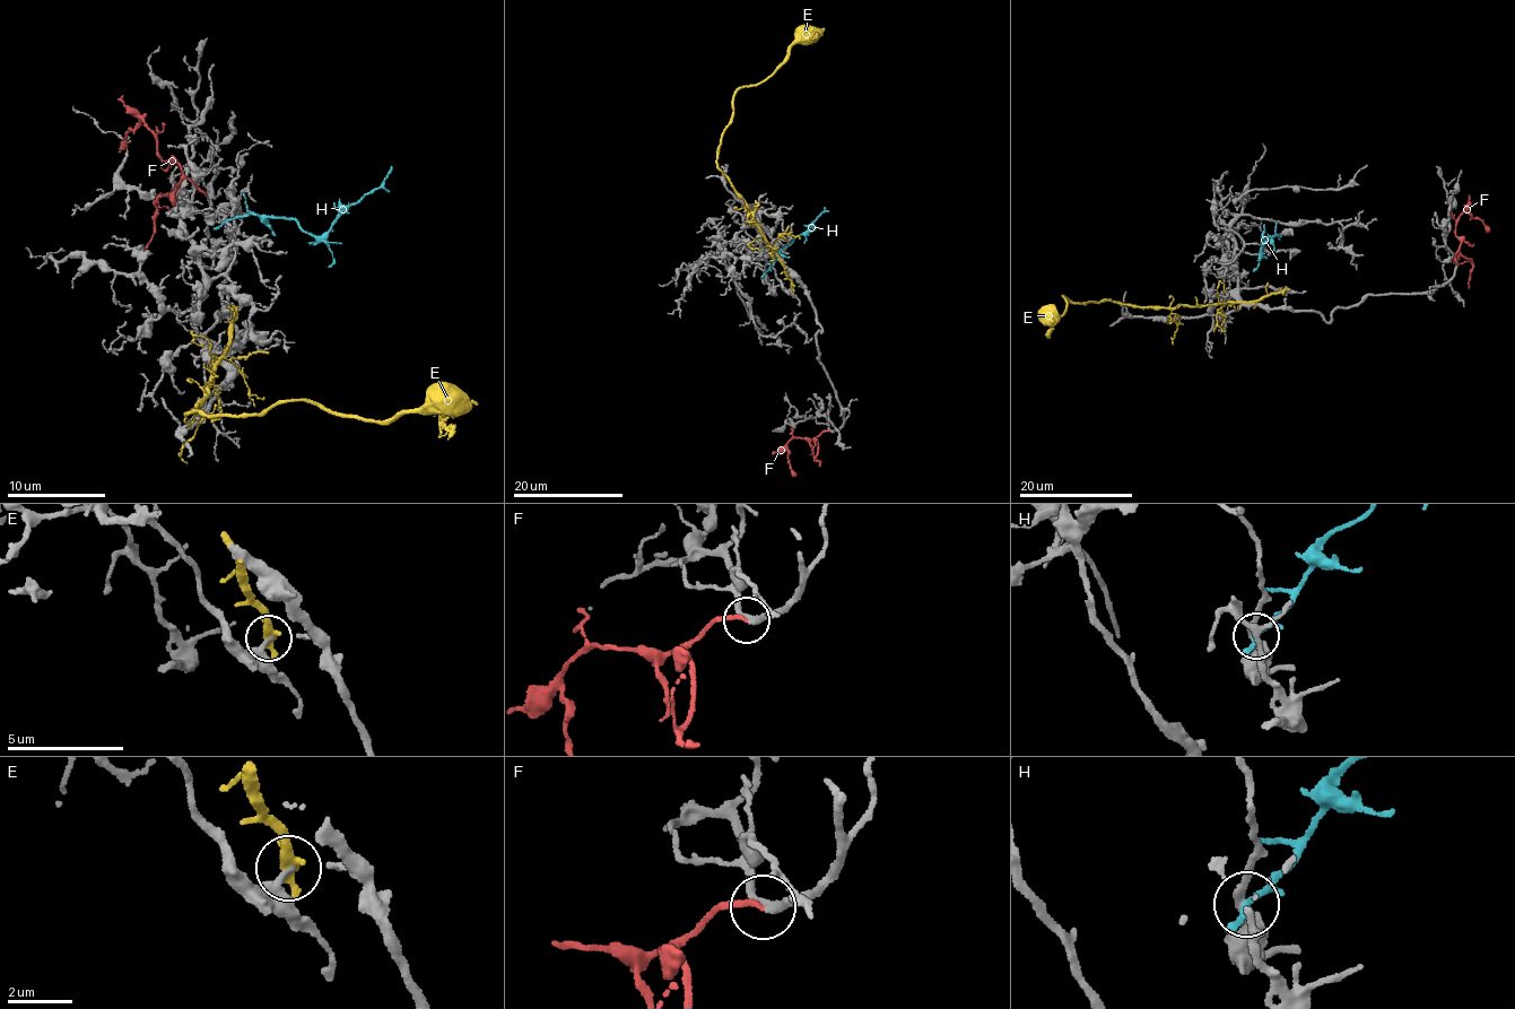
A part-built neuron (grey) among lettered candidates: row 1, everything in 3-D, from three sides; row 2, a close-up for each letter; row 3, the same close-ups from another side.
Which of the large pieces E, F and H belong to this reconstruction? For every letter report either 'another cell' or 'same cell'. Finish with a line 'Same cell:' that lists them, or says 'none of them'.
E: another cell
F: same cell
H: another cell
Same cell: F

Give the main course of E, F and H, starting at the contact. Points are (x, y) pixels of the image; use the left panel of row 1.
E: (233, 310), (231, 346), (188, 415), (262, 417), (311, 400), (390, 422), (477, 401)
F: (206, 196), (179, 165), (160, 158), (158, 141), (141, 120), (132, 130), (129, 128), (125, 148), (119, 151)
H: (224, 222), (250, 214), (292, 217), (310, 234), (320, 236), (345, 209), (377, 186), (392, 166)

